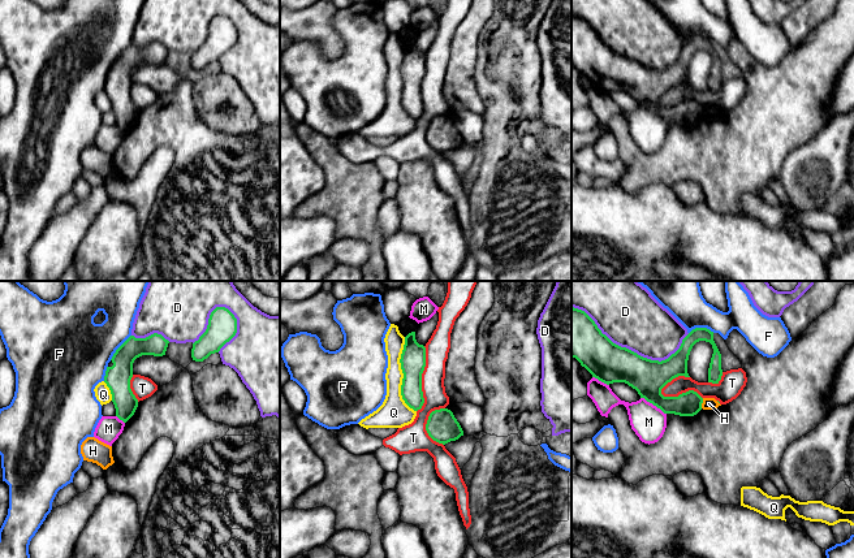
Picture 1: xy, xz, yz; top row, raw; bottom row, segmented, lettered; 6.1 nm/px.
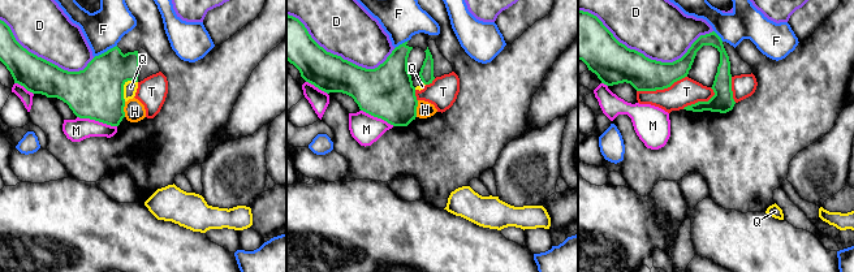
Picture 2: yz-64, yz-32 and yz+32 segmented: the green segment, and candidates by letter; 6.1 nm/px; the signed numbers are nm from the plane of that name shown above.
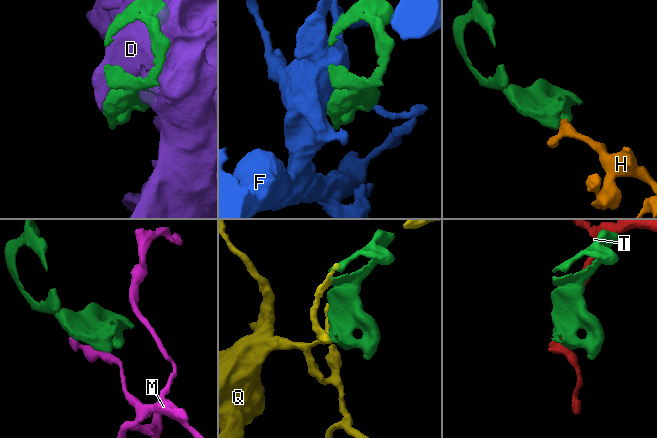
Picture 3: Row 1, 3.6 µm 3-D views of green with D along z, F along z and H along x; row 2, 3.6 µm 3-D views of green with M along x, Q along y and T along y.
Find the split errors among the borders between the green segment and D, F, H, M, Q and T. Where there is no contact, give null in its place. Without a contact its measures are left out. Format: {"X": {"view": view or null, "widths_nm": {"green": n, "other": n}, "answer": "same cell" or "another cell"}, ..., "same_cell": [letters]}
{"D": {"view": "yz", "widths_nm": {"green": 240, "other": 360}, "answer": "another cell"}, "F": {"view": "xy", "widths_nm": {"green": 160, "other": 400}, "answer": "another cell"}, "H": {"view": "yz", "widths_nm": {"green": 150, "other": 80}, "answer": "another cell"}, "M": {"view": "yz", "widths_nm": {"green": 220, "other": 200}, "answer": "another cell"}, "Q": {"view": "xz", "widths_nm": {"green": 160, "other": 180}, "answer": "another cell"}, "T": {"view": "yz", "widths_nm": {"green": 220, "other": 110}, "answer": "another cell"}, "same_cell": []}

